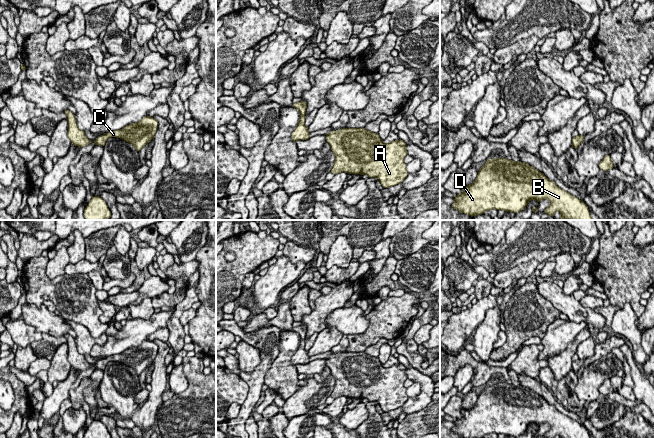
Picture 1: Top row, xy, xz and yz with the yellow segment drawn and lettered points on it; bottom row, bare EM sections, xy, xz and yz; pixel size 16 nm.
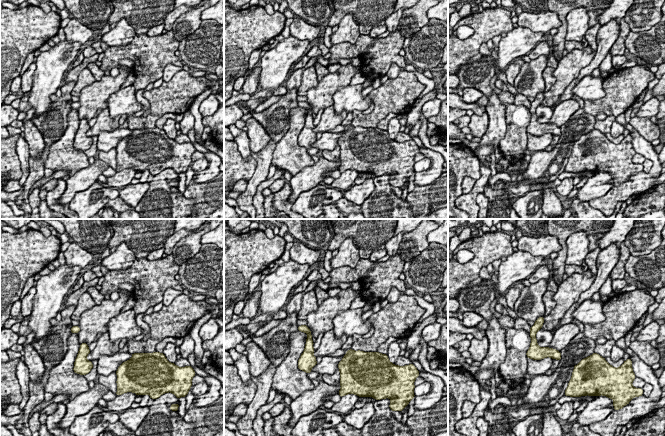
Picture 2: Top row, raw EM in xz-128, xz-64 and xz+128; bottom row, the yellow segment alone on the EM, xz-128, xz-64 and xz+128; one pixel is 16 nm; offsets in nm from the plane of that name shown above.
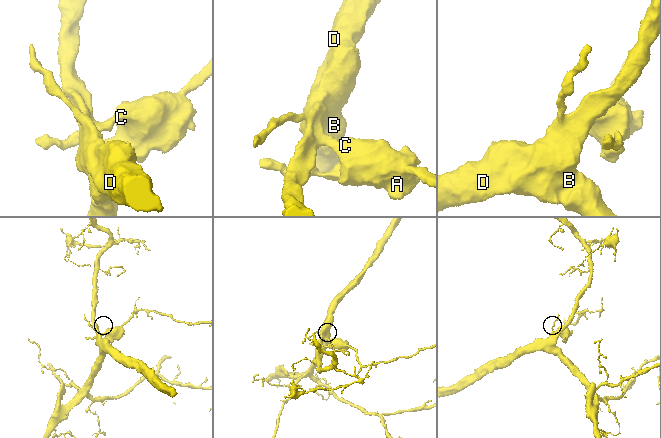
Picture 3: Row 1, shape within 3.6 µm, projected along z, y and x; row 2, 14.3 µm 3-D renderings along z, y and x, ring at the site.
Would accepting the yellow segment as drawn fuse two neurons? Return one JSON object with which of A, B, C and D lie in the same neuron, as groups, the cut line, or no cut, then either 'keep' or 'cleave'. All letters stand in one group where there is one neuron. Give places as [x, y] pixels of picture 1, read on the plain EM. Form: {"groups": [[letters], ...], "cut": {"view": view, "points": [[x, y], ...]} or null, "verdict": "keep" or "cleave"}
{"groups": [["A", "B", "C", "D"]], "cut": null, "verdict": "keep"}

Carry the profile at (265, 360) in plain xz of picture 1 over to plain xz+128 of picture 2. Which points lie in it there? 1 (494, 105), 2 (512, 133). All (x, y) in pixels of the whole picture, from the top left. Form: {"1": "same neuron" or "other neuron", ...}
{"1": "same neuron", "2": "other neuron"}

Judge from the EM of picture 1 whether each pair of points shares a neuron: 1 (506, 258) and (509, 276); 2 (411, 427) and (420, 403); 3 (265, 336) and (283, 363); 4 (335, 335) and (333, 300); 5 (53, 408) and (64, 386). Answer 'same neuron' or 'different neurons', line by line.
1: different neurons
2: different neurons
3: different neurons
4: different neurons
5: same neuron

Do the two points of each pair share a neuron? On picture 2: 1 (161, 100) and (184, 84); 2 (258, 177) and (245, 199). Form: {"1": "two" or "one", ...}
{"1": "one", "2": "one"}

